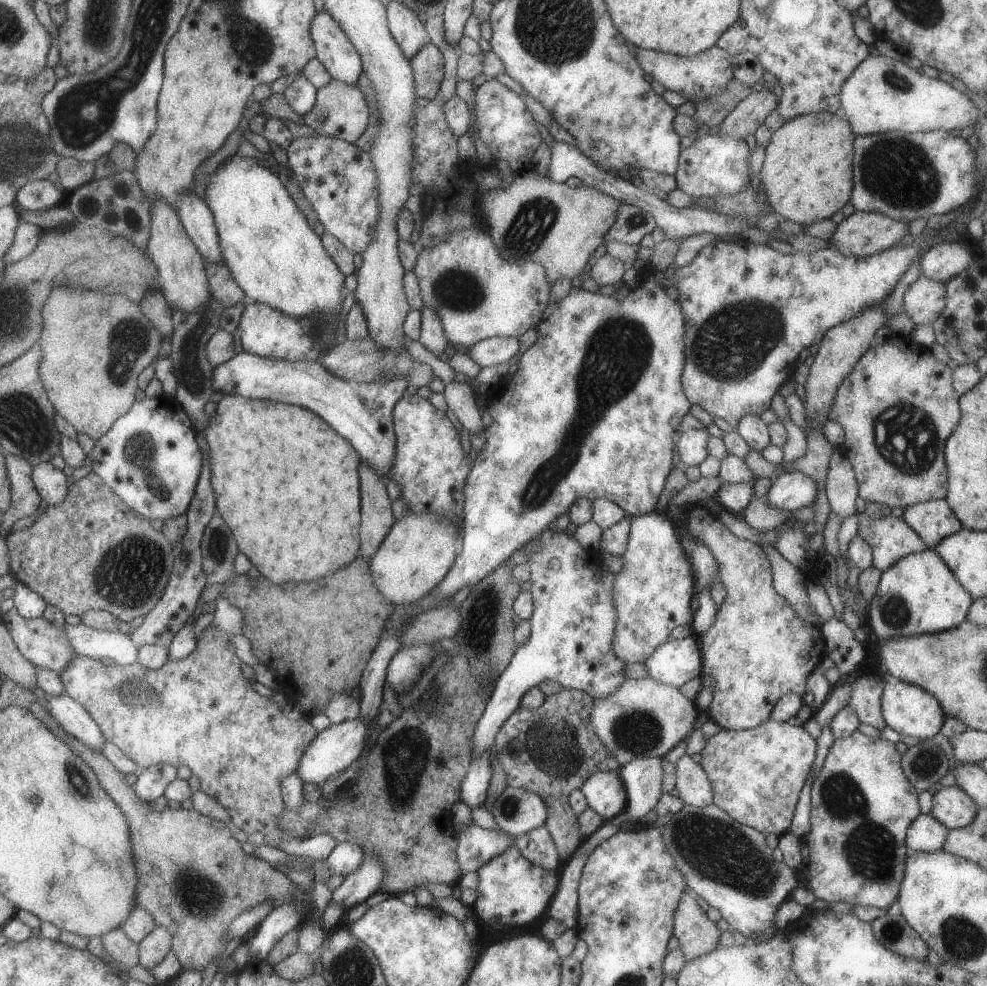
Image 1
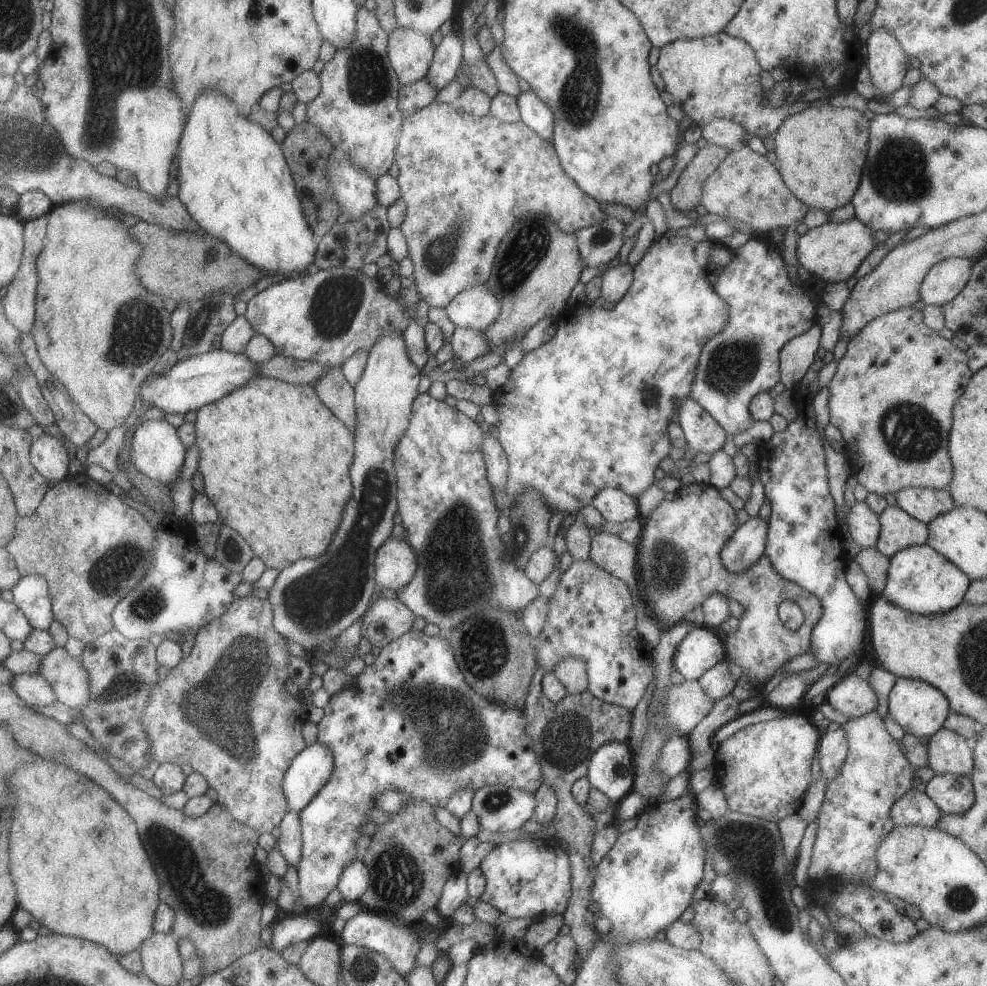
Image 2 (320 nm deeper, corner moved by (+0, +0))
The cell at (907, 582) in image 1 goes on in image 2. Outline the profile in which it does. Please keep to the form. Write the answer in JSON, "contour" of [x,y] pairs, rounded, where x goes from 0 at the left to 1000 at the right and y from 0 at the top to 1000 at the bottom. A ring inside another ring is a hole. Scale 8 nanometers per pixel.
{"contour":[[[920,554],[910,558],[901,567],[898,591],[893,603],[912,618],[934,624],[949,623],[968,617],[977,609],[982,585],[942,554]]]}

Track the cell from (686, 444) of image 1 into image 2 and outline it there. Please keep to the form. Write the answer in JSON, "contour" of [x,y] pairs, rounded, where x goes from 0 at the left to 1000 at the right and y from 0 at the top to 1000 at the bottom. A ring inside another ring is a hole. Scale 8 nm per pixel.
{"contour":[[[700,403],[687,408],[683,426],[690,433],[698,458],[722,460],[736,446],[736,438]]]}

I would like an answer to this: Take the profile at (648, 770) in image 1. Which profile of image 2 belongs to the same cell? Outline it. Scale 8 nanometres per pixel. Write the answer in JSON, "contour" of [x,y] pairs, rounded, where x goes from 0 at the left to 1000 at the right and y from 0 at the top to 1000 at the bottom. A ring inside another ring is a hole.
{"contour":[[[696,745],[678,747],[670,760],[667,780],[678,789],[697,780],[699,772],[699,757]]]}

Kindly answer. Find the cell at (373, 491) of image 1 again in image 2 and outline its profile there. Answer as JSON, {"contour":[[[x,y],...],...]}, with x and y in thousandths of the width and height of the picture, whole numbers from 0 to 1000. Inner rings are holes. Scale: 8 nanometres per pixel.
{"contour":[[[335,372],[318,387],[323,406],[359,438],[361,431],[359,394],[350,385],[344,372]]]}

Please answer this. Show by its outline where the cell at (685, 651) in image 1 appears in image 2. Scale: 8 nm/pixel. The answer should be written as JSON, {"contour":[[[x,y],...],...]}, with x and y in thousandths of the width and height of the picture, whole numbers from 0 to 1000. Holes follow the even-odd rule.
{"contour":[[[703,634],[685,657],[682,677],[693,690],[707,690],[715,680],[735,667],[734,651],[714,634]]]}

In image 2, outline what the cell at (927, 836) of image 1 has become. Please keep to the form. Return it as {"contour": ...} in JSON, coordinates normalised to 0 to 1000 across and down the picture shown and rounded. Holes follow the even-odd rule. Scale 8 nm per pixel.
{"contour":[[[923,798],[914,805],[901,820],[901,828],[906,838],[933,837],[947,839],[954,824],[946,813],[936,804]]]}

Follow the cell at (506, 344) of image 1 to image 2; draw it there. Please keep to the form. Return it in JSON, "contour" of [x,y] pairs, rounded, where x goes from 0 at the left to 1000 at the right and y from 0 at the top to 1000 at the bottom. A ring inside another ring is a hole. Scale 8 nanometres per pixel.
{"contour":[[[460,332],[456,346],[461,364],[468,368],[485,368],[487,361],[493,357],[493,348],[487,336]]]}

